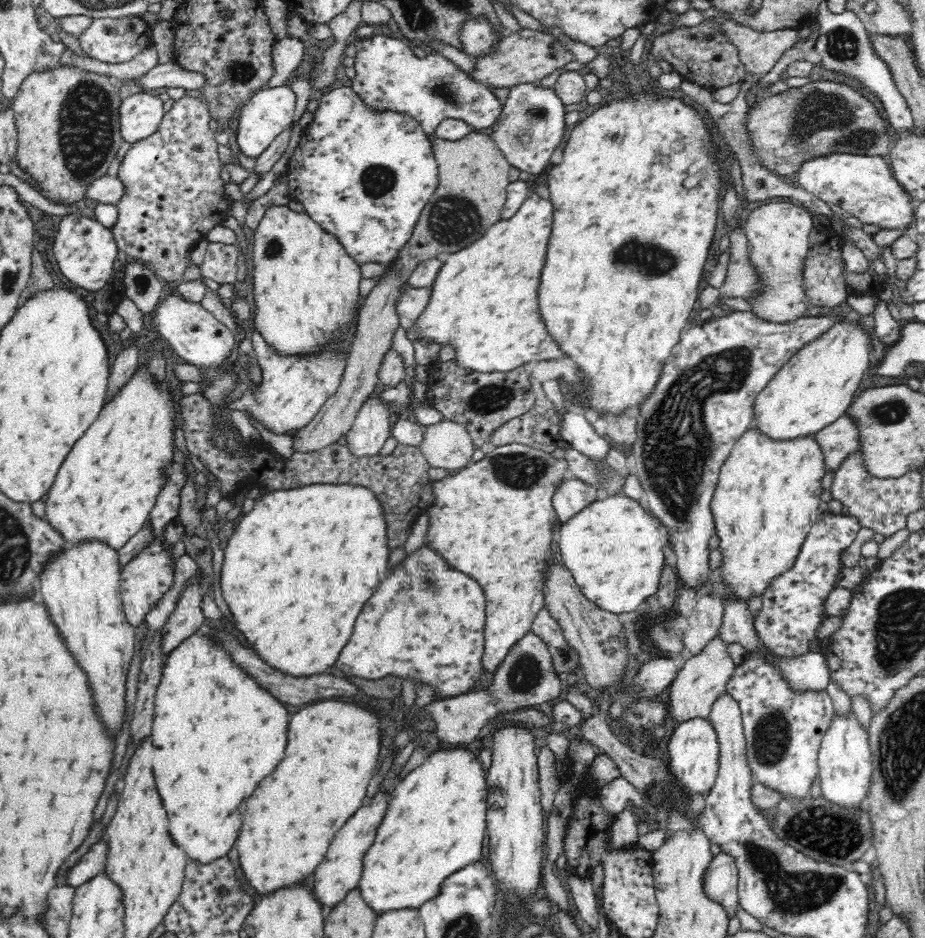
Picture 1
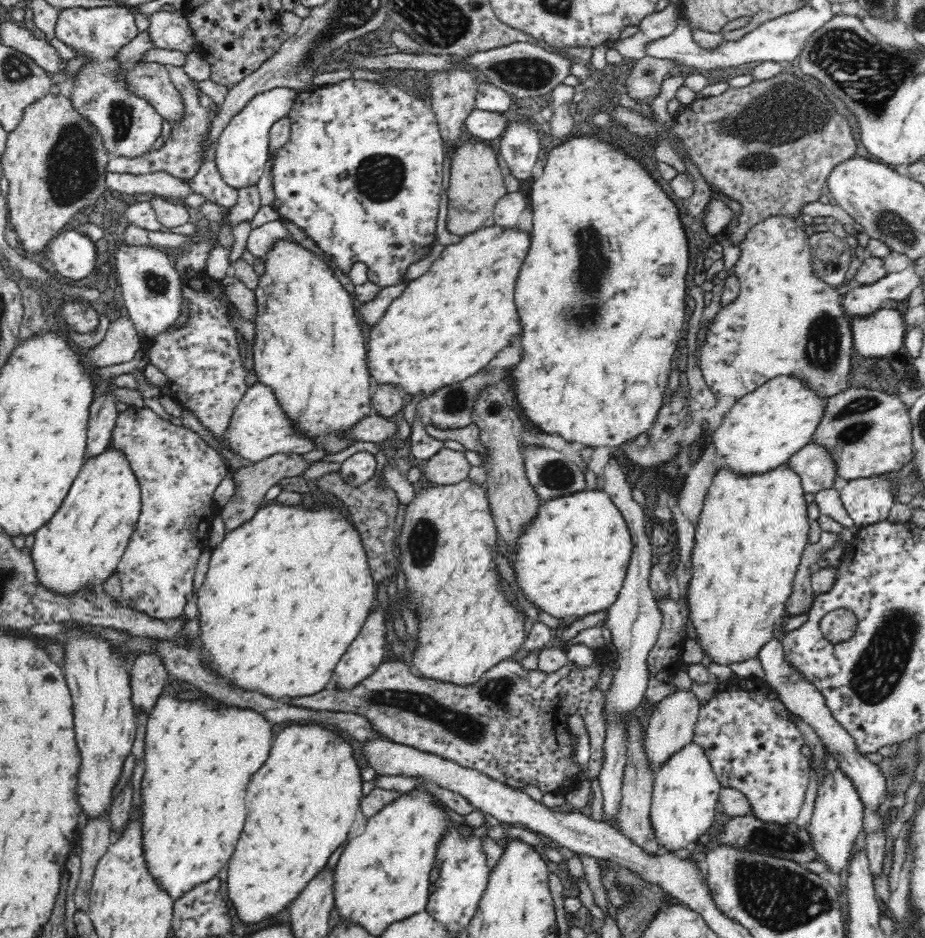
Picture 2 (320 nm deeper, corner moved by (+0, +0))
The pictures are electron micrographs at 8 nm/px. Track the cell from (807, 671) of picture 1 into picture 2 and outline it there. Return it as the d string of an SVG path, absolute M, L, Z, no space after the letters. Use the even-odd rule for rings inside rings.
M773 638L770 642L766 642L758 652L757 659L762 664L764 670L764 678L767 684L778 695L786 708L792 713L796 714L804 724L808 724L812 728L812 732L818 736L818 740L823 746L823 750L827 752L828 757L838 765L856 785L860 799L866 805L866 812L864 812L863 831L866 836L865 851L869 860L869 868L872 876L877 875L882 871L882 864L885 854L885 833L882 816L878 813L878 806L885 794L885 780L882 773L878 771L878 766L870 762L869 758L860 752L856 747L856 741L852 735L834 718L830 707L828 707L826 698L822 692L802 673L798 670L792 662L786 659L784 647L779 638Z

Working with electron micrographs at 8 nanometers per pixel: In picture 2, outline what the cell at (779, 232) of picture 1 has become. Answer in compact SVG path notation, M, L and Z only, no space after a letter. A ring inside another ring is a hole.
M772 216L754 225L737 244L738 248L740 248L740 257L736 264L733 265L731 272L739 284L738 298L732 304L724 306L713 319L714 322L711 324L711 331L708 332L708 338L700 348L700 355L698 356L698 366L700 367L701 375L705 380L706 386L716 395L716 398L722 398L723 396L740 398L750 392L754 392L756 388L762 386L775 376L792 375L793 373L803 377L812 388L816 389L824 397L838 393L840 382L846 381L851 369L850 357L853 353L851 323L845 316L844 311L840 308L837 290L820 281L815 275L811 265L812 251L808 238L808 232L804 230L799 218L792 216Z

